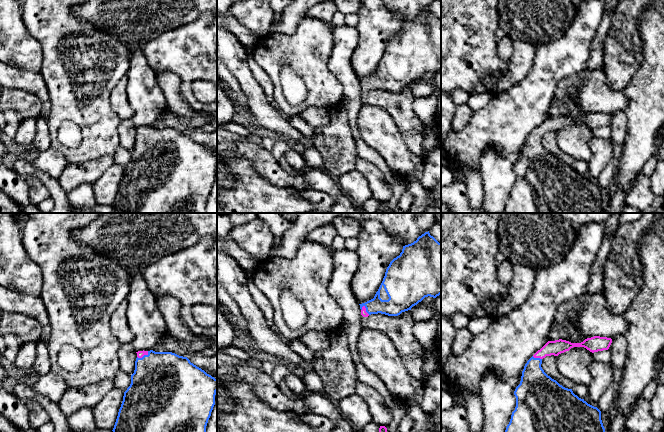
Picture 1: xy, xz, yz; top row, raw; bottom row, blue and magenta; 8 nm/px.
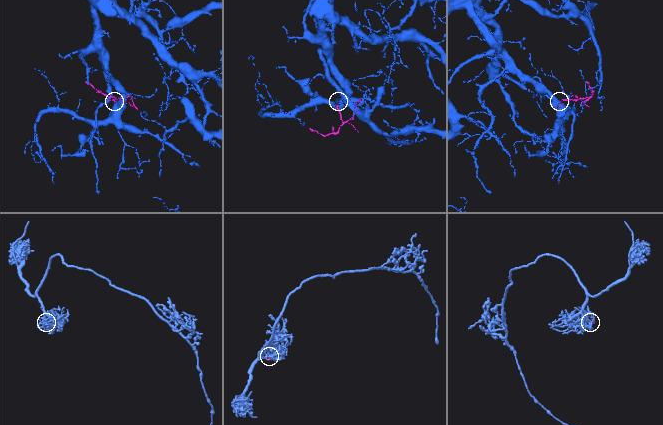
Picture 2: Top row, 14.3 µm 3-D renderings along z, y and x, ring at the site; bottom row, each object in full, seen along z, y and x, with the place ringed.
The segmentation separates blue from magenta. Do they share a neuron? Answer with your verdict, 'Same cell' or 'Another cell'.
Same cell

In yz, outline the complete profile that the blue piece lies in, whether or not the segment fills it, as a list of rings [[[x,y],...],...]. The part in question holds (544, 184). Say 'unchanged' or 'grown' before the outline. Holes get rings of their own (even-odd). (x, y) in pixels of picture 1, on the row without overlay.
grown; [[[594,112],[581,119],[566,116],[548,117],[525,140],[520,160],[516,163],[516,183],[512,188],[504,213],[606,213],[601,187],[575,171],[572,165],[560,161],[541,143],[546,132],[558,132],[573,123],[584,123],[590,128],[608,126],[611,114]]]

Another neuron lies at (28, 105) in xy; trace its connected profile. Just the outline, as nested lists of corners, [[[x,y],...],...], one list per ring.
[[[0,84],[0,110],[13,110],[24,119],[41,114],[42,102],[27,91],[8,89]]]

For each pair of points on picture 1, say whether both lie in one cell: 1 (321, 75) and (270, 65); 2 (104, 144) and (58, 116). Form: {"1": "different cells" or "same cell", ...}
{"1": "same cell", "2": "same cell"}

